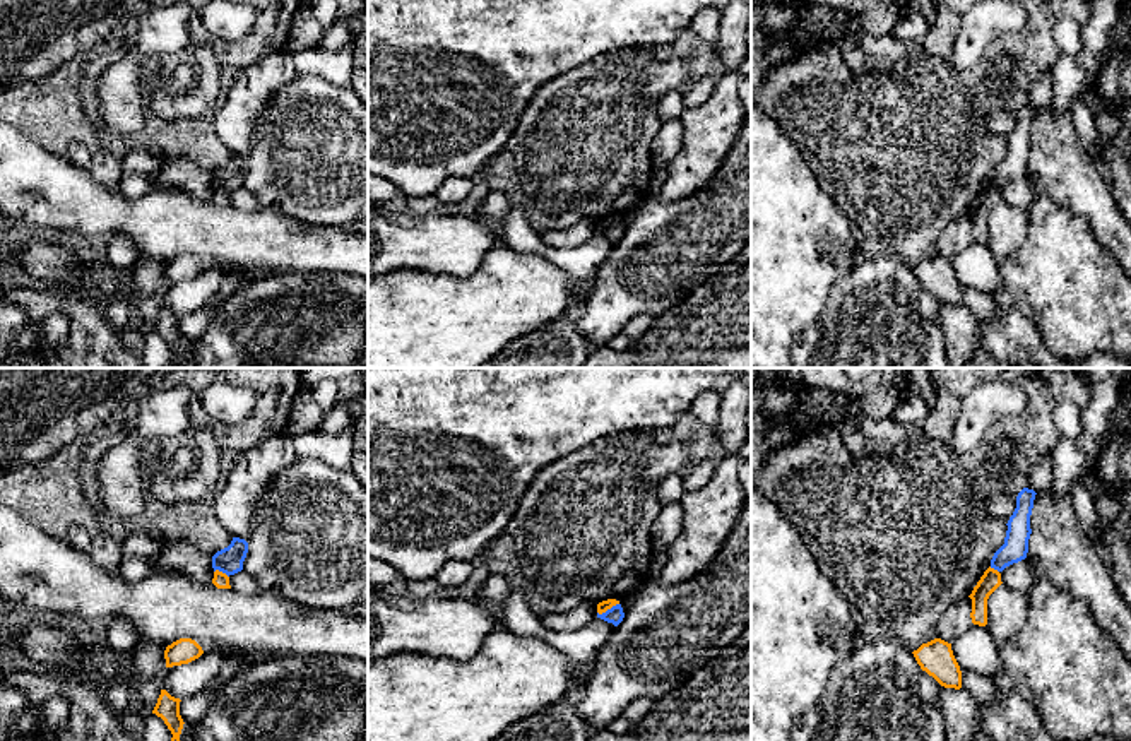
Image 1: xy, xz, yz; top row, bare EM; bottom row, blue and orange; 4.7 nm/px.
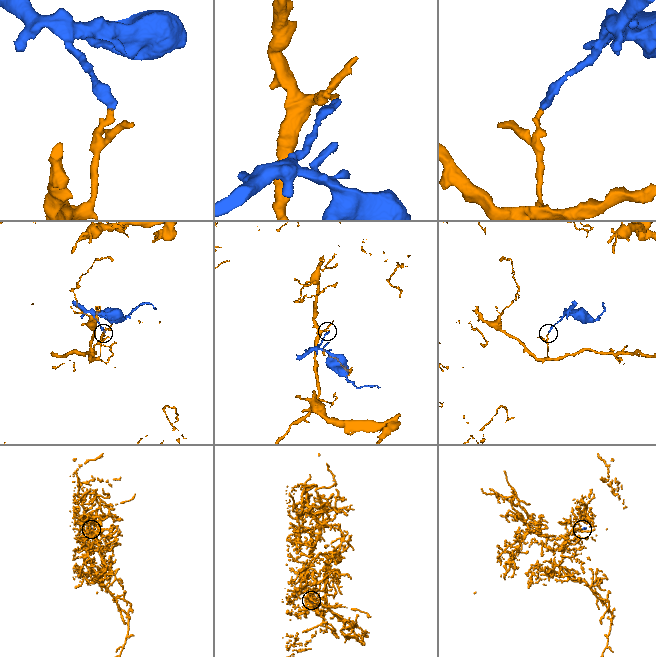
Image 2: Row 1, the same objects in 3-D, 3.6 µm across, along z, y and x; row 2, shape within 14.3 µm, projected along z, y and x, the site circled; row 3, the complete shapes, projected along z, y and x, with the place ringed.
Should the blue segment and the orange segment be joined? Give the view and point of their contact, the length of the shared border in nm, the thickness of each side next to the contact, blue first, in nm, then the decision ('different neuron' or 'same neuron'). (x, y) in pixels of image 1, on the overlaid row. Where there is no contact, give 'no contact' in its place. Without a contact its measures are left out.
xz (608, 610) | 120 nm | 80/50 nm | different neuron

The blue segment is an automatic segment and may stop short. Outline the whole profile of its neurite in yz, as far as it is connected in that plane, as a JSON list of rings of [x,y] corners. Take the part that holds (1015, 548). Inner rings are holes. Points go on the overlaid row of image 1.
[[[1023,488],[1016,496],[1016,508],[1008,520],[1004,544],[994,553],[991,568],[1003,572],[1006,566],[1027,558],[1028,539],[1032,534],[1030,515],[1033,508],[1035,491]]]

